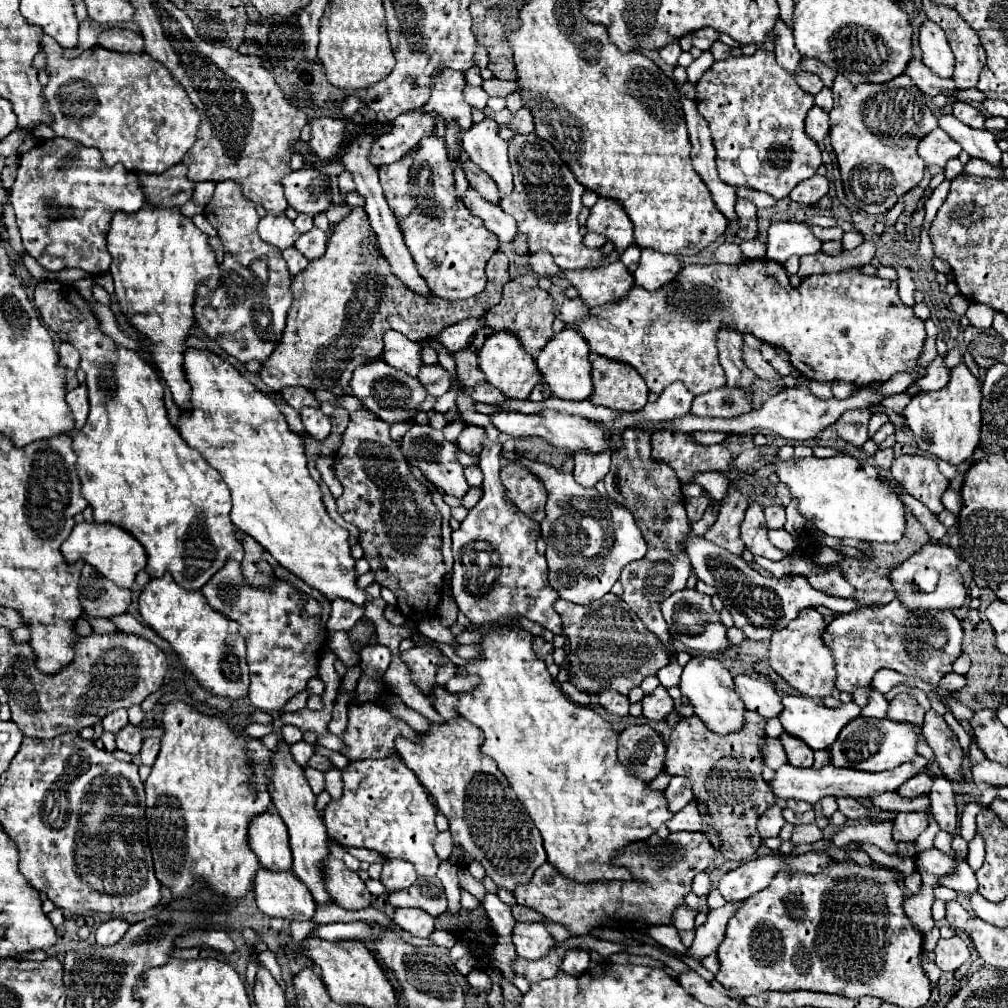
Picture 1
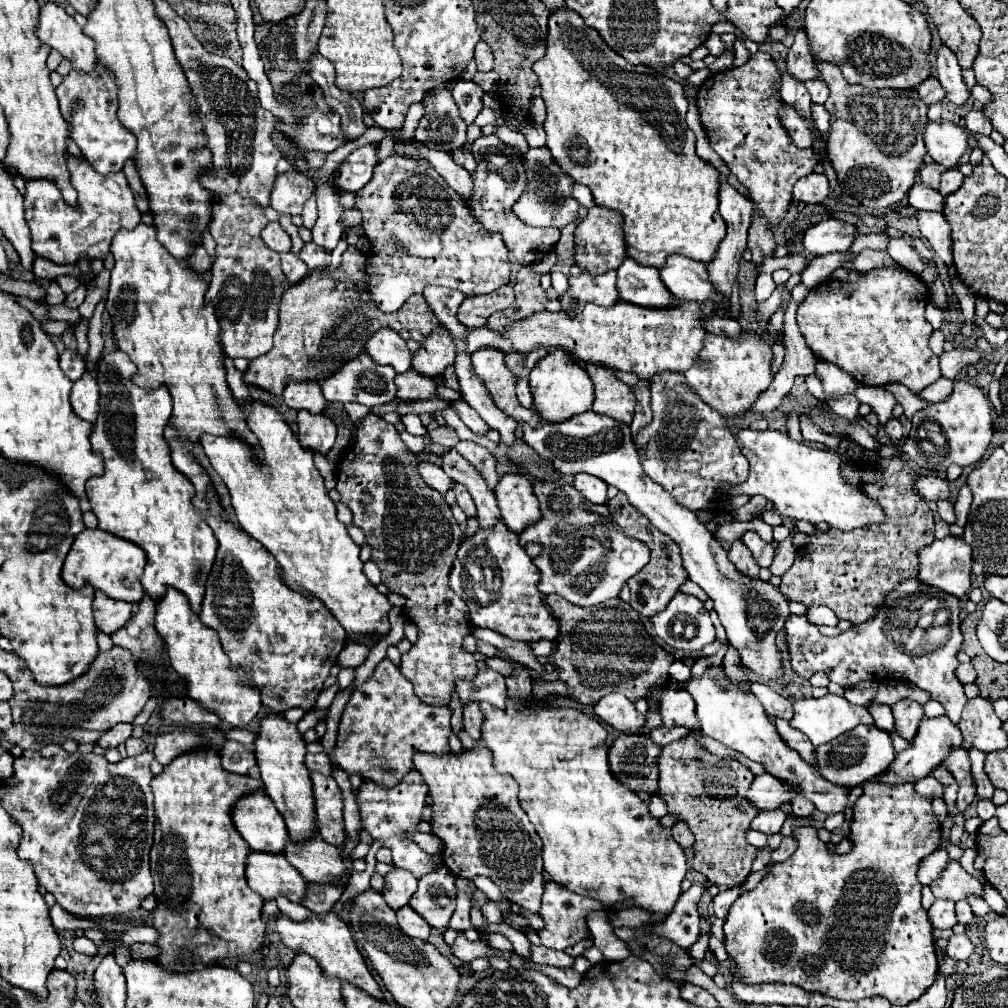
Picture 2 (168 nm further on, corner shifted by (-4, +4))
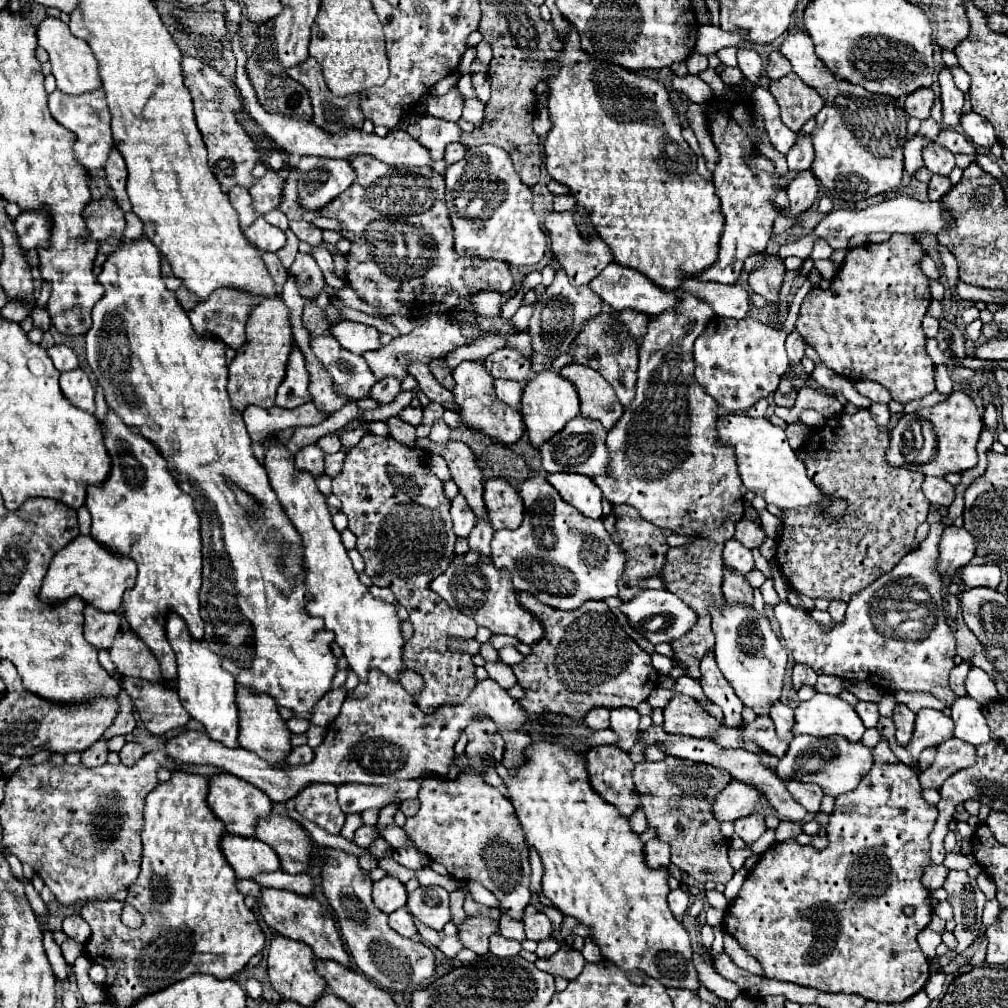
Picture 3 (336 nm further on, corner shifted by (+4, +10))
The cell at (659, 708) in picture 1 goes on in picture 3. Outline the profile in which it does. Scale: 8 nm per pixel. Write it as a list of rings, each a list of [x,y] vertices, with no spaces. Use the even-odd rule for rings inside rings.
[[[677,694],[665,706],[665,722],[667,730],[673,734],[687,734],[695,738],[717,738],[719,736],[719,720],[715,720],[707,710],[695,702],[691,696]]]

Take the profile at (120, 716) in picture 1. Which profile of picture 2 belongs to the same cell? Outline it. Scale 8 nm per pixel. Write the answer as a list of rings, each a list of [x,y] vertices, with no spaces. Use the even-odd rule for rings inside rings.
[[[119,722],[115,724],[111,730],[107,730],[101,738],[99,738],[99,746],[103,748],[115,748],[119,744],[123,744],[129,736],[131,736],[131,730],[133,730],[133,724],[131,722]]]

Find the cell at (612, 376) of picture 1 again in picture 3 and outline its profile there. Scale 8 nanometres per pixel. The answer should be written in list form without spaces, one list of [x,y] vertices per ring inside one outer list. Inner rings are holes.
[[[569,364],[561,368],[559,374],[563,374],[563,378],[577,388],[583,418],[599,420],[605,430],[615,426],[623,414],[623,406],[617,402],[611,384],[607,384],[605,378],[597,374],[597,370],[581,364]]]

